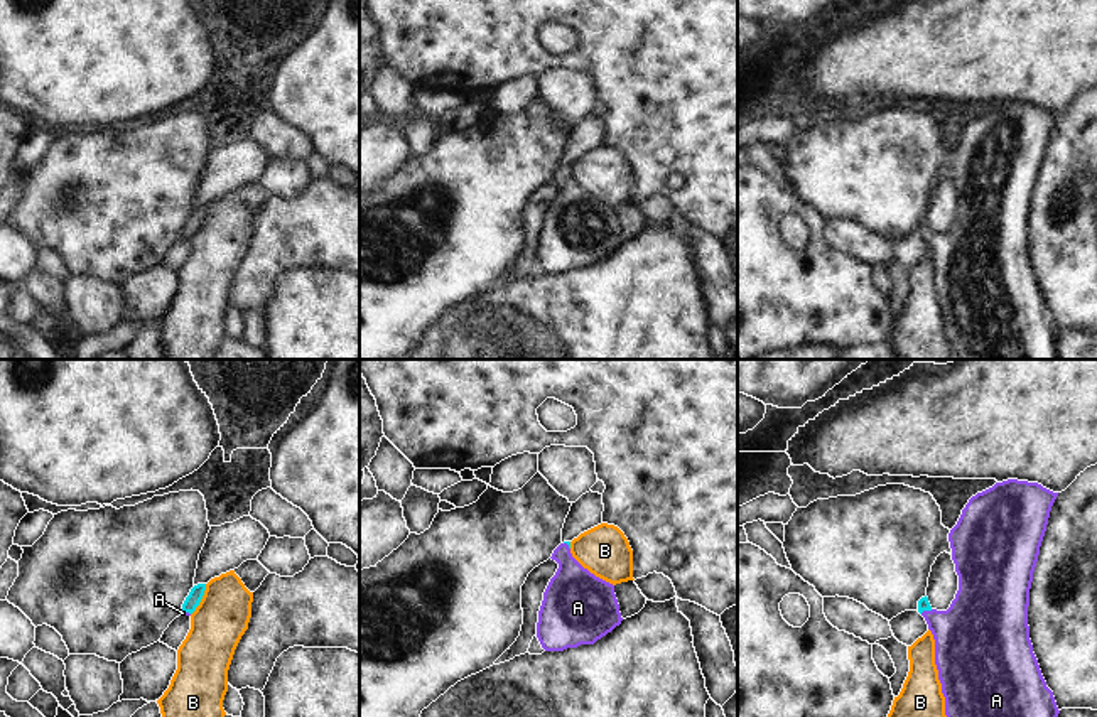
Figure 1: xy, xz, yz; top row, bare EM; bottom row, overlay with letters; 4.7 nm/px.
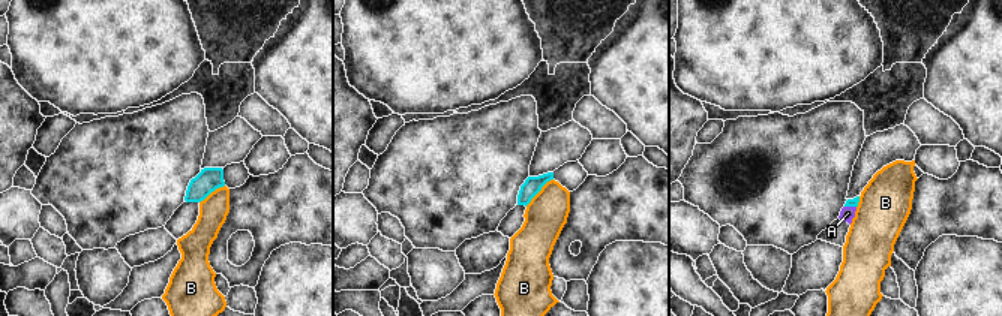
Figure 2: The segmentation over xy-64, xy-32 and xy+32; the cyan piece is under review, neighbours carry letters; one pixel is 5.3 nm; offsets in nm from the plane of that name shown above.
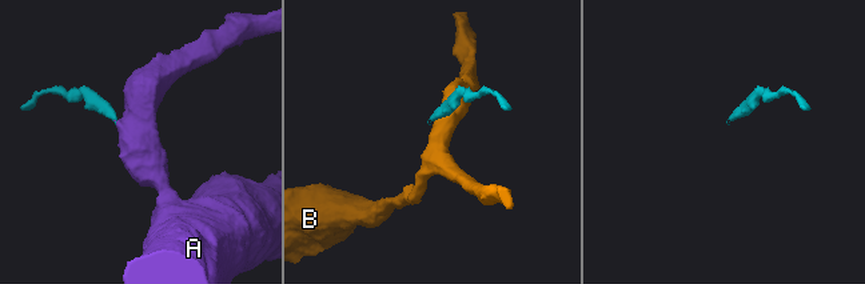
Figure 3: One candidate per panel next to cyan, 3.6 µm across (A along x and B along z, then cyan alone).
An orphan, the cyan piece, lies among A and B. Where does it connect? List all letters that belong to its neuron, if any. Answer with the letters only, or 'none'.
A.

